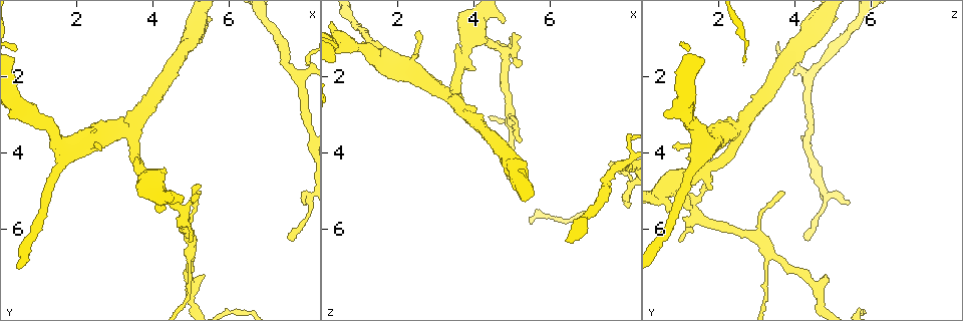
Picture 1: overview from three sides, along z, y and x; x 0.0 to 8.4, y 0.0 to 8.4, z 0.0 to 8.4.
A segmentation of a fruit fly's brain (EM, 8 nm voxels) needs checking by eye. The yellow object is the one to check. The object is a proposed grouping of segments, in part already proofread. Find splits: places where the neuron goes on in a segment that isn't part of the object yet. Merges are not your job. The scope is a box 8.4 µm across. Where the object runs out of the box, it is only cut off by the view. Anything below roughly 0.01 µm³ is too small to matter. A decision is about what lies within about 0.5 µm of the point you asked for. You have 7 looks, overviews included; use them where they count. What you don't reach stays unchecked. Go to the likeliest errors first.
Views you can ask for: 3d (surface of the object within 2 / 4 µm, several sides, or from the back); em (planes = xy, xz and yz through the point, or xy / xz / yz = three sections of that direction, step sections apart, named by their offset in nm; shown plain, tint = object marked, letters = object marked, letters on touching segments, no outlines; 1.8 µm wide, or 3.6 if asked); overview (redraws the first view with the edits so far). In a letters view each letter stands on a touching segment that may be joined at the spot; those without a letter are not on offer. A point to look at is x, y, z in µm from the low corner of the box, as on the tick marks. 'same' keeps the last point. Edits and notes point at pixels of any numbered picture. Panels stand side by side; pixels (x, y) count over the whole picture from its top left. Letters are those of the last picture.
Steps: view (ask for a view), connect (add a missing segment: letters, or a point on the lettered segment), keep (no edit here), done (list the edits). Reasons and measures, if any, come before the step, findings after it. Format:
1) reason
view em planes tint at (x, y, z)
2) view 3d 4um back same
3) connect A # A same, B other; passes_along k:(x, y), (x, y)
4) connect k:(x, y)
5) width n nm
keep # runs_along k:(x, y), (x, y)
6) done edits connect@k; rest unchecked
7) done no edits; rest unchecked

thick end
view em yz step 16 tint at (4.75, 5.30, 0.60)

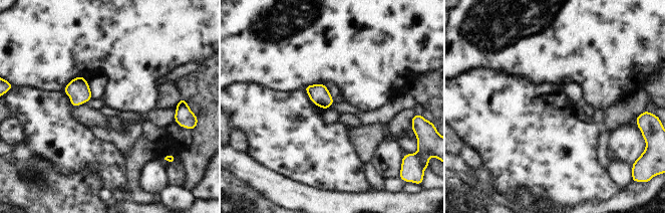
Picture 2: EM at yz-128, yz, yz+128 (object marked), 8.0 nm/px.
view em yz step 16 letters same

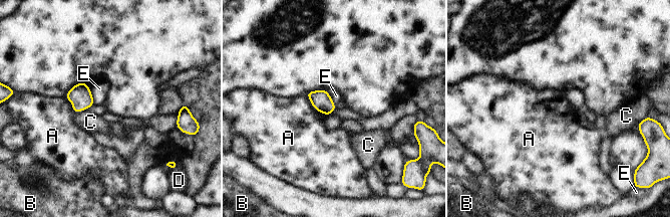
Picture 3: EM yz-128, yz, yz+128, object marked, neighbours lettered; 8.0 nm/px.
keep # A other, B other, C other, D other, E other; border 3:(306, 94), (311, 104), (327, 116); none of them fits

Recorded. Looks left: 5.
branch stops here
view em planes letters at (3.55, 4.15, 1.25)

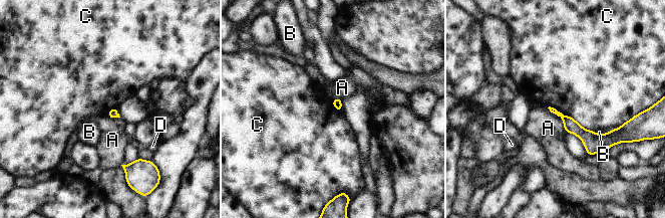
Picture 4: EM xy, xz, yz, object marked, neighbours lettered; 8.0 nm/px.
keep # A other, B other, C other, D other; runs_along 4:(564, 118), (588, 138), (612, 134); no lettered segment goes on from it

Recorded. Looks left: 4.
free end
view 3d 2um at (7.50, 6.20, 4.25)

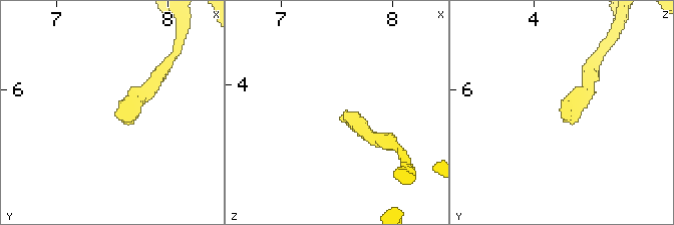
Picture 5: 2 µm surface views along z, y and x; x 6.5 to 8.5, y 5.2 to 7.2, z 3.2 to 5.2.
now the EM
view em planes letters at (7.52, 6.20, 4.30)

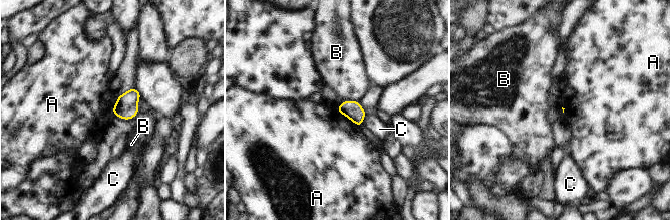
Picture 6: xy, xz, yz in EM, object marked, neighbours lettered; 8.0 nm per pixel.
keep # A other, B other, C other; border 6:(336, 111), (345, 115), (358, 126); none of them fits

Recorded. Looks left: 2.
done no edits; rest unchecked

